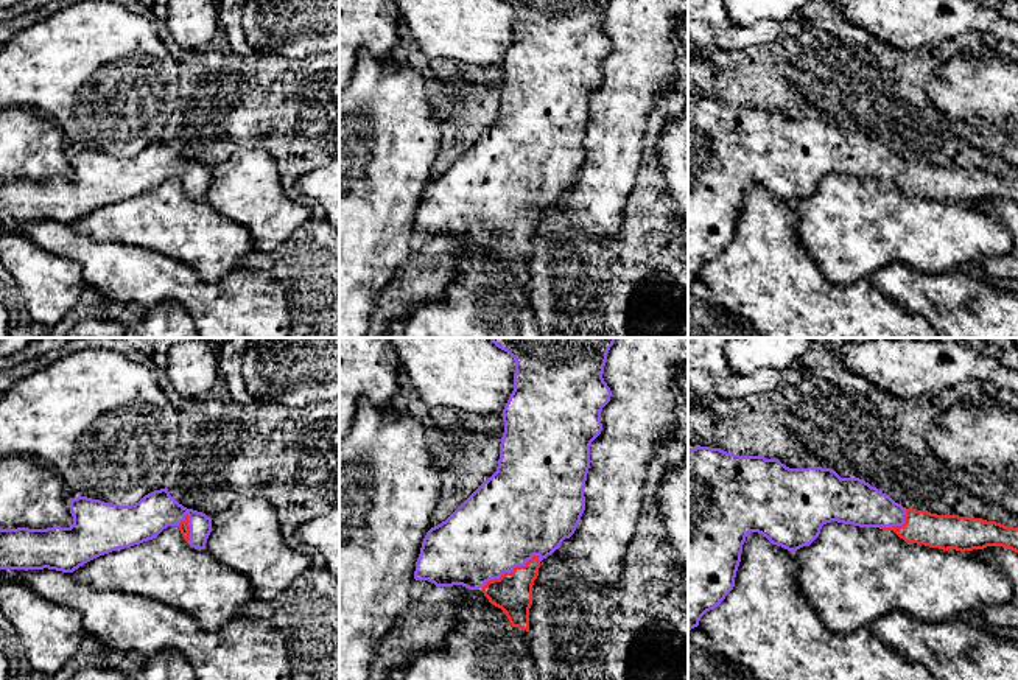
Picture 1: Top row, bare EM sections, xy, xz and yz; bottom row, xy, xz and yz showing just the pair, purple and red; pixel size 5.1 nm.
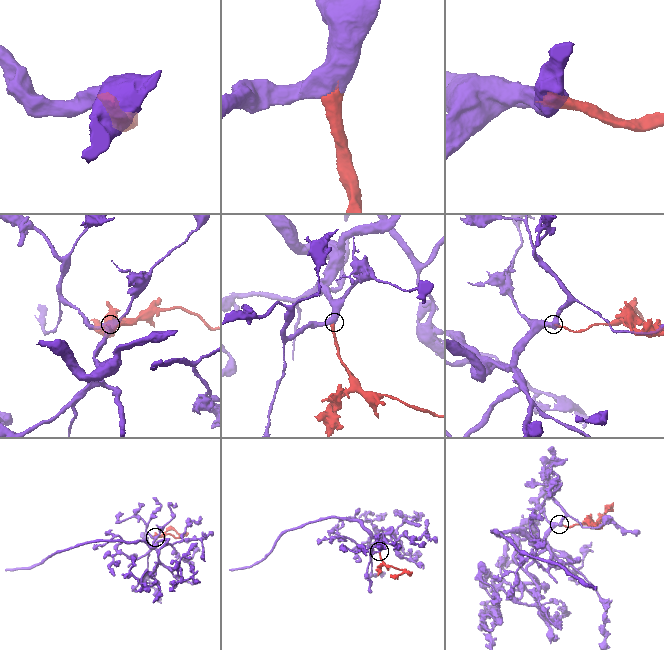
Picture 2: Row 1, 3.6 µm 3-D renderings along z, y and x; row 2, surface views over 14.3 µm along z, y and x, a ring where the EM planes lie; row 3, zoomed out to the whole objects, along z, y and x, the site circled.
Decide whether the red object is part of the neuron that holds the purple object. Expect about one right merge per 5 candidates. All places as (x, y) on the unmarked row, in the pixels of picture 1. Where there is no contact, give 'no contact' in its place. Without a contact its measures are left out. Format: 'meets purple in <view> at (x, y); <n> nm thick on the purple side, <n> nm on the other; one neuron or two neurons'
meets purple in xz at (509, 223); 460 nm thick on the purple side, 200 nm on the other; one neuron

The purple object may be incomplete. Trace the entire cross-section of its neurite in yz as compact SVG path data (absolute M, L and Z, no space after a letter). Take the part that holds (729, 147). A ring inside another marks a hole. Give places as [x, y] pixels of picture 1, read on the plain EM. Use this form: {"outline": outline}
{"outline": "M699 96L688 101L688 283L733 241L742 196L750 184L795 204L809 198L822 177L831 173L893 182L906 195L943 202L1002 198L1018 204L1018 179L906 160L864 131L841 129L831 120L789 120L778 110L739 107Z"}

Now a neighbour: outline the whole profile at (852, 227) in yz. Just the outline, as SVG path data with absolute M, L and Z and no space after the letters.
M827 174L809 198L795 202L795 210L803 247L825 279L836 285L869 279L892 263L931 275L943 274L979 263L987 255L1009 254L1012 247L1012 237L999 218L956 201L906 195L893 182L879 179Z

